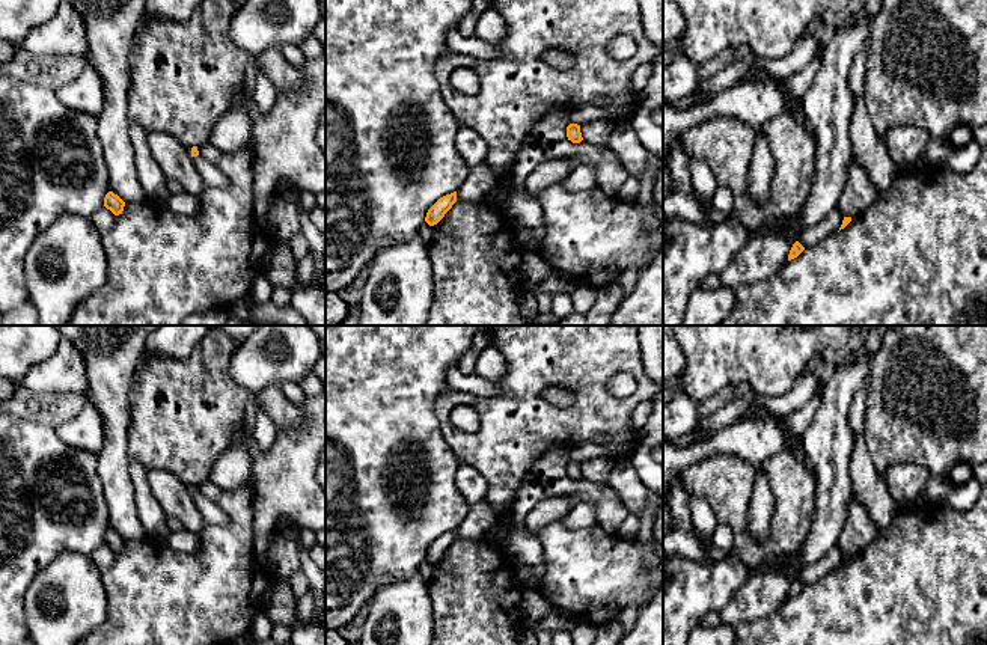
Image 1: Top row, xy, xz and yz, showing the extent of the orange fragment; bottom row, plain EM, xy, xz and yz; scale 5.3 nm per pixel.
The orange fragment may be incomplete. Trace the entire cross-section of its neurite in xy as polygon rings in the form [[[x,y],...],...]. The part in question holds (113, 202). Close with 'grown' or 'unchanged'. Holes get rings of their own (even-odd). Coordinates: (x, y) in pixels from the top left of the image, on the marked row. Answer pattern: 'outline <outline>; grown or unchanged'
outline [[[62,0],[81,15],[89,53],[84,57],[102,80],[104,104],[98,116],[98,139],[108,169],[110,191],[104,206],[122,214],[127,202],[148,200],[136,170],[130,140],[130,53],[134,30],[148,0]]]; grown

